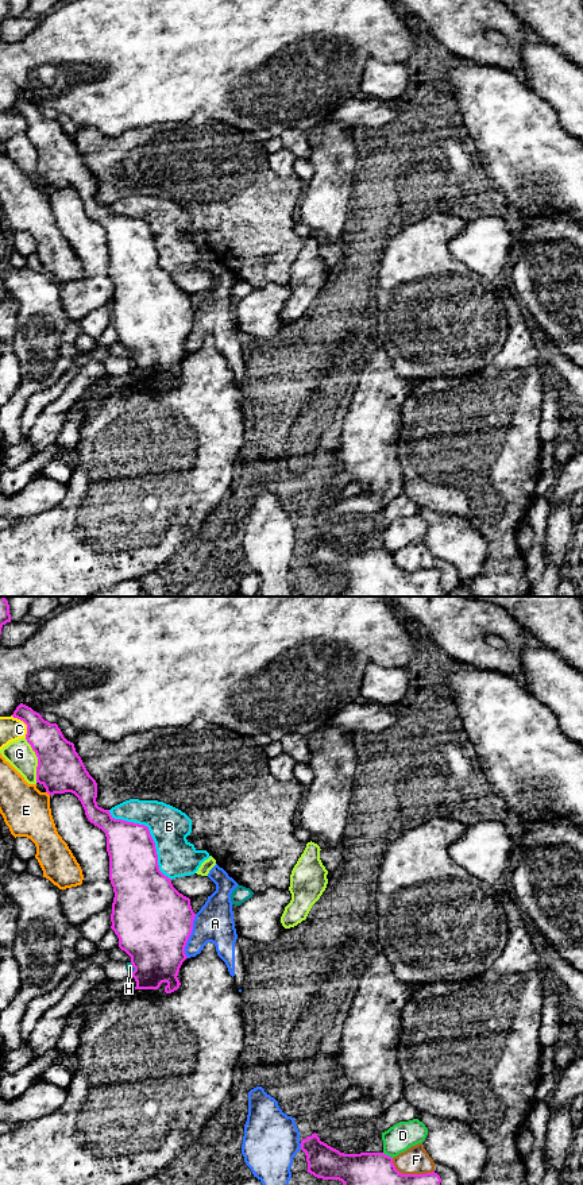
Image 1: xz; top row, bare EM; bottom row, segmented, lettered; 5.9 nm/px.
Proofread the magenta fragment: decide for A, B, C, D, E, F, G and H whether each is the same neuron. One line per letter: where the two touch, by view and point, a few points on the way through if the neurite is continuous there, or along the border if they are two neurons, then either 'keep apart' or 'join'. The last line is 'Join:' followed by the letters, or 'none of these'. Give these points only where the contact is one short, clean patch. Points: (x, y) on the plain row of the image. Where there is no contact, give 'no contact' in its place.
A: xz (189, 331) | keep apart
B: xz (150, 230) | keep apart
C: xz (24, 118) | keep apart
D: xz (387, 551) | keep apart
E: xz (47, 188) | keep apart
F: xz (410, 570) | keep apart
G: xz (38, 155) | keep apart
H: xz (134, 362) | along xz (130, 358), (134, 363), (132, 367) | keep apart
Join: none of these

